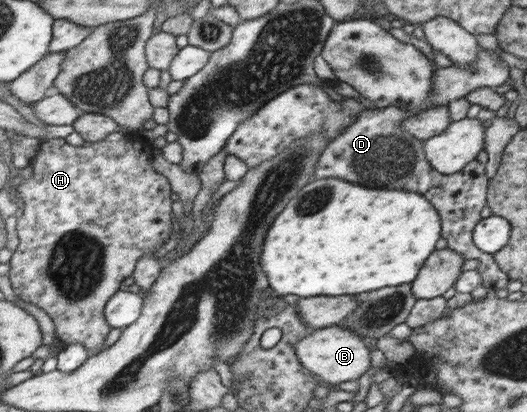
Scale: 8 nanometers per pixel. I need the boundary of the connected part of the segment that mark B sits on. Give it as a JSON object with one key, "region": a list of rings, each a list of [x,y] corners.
{"region":[[[335,325],[315,329],[299,340],[295,346],[297,360],[309,370],[311,374],[319,376],[326,384],[344,383],[359,378],[369,368],[369,350],[363,344],[363,338],[357,337],[355,332]]]}

